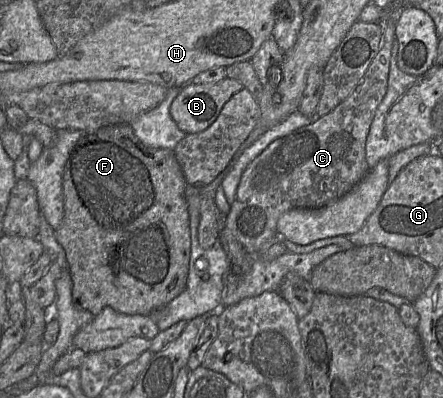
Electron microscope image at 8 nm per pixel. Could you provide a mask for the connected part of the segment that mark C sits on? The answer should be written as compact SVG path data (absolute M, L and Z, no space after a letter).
M383 18L382 46L362 81L353 93L330 113L320 116L311 124L300 127L274 140L243 171L230 211L222 219L223 231L229 231L253 255L277 234L280 216L292 209L321 208L333 203L353 189L371 169L366 160L366 140L376 110L388 89L391 50L395 41L395 18Z

